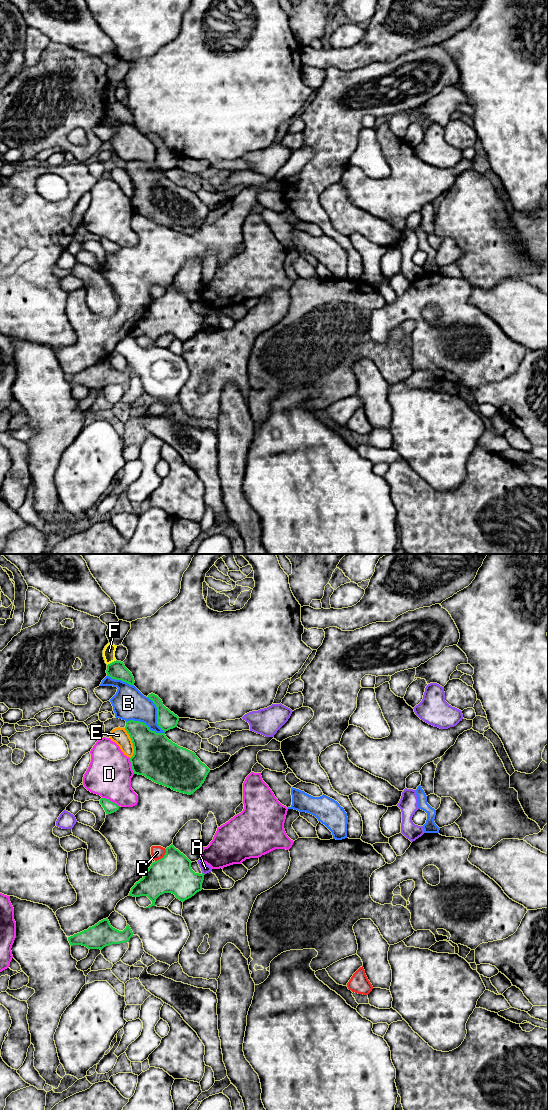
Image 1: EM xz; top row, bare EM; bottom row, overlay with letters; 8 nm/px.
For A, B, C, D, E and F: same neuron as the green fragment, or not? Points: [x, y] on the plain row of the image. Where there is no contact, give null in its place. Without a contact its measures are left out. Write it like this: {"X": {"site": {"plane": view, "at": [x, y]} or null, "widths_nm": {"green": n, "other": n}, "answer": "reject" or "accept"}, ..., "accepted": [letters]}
{"A": {"site": {"plane": "xz", "at": [202, 313]}, "widths_nm": {"green": 300, "other": 70}, "answer": "reject"}, "B": {"site": {"plane": "xz", "at": [145, 164]}, "widths_nm": {"green": 320, "other": 260}, "answer": "reject"}, "C": {"site": {"plane": "xz", "at": [163, 297]}, "widths_nm": {"green": 300, "other": 110}, "answer": "reject"}, "D": {"site": {"plane": "xz", "at": [111, 241]}, "widths_nm": {"green": 100, "other": 360}, "answer": "reject"}, "E": {"site": {"plane": "xz", "at": [132, 182]}, "widths_nm": {"green": 360, "other": 130}, "answer": "reject"}, "F": {"site": {"plane": "xz", "at": [112, 102]}, "widths_nm": {"green": 150, "other": 100}, "answer": "reject"}, "accepted": []}

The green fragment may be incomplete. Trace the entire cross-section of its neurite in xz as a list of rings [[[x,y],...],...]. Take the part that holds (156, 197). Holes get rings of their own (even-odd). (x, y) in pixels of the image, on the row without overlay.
[[[127,161],[125,170],[134,187],[134,194],[130,198],[134,214],[143,215],[157,224],[188,235],[193,234],[202,226],[210,209],[194,192],[173,183],[165,173],[150,170],[145,163],[140,161]]]

